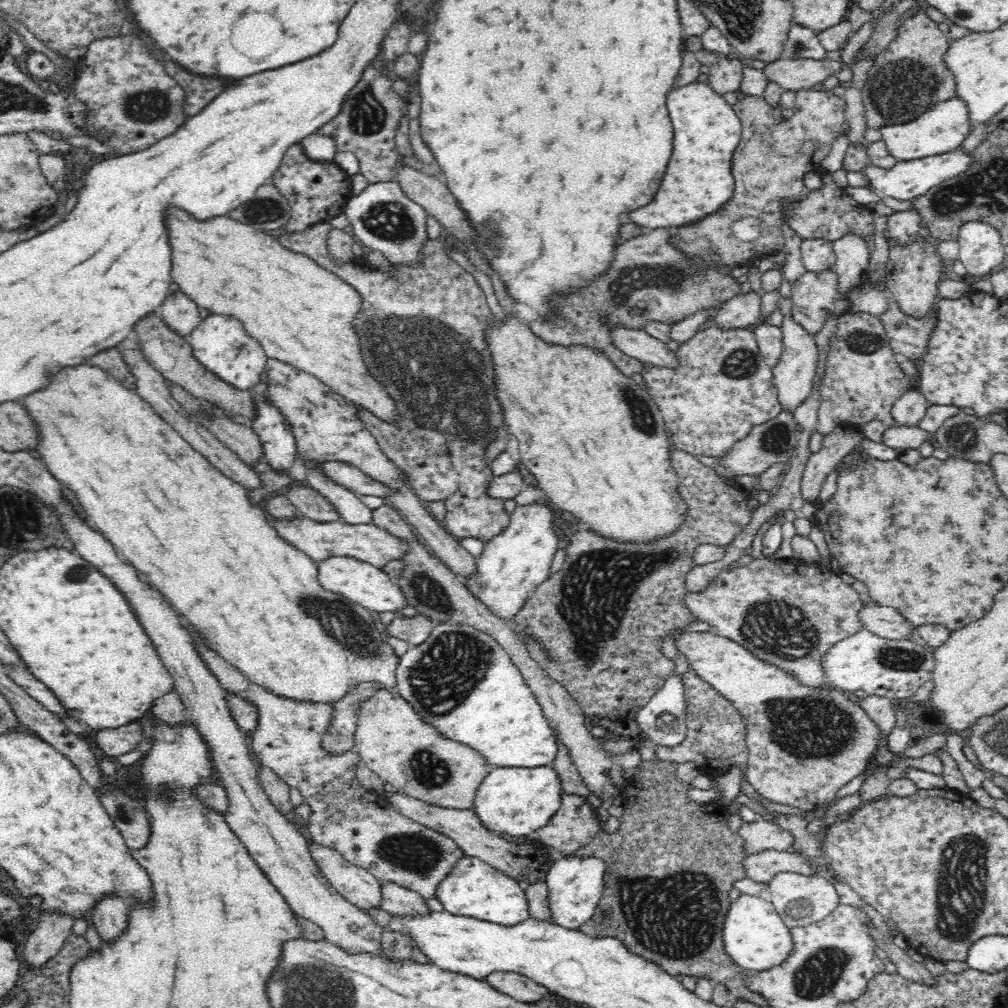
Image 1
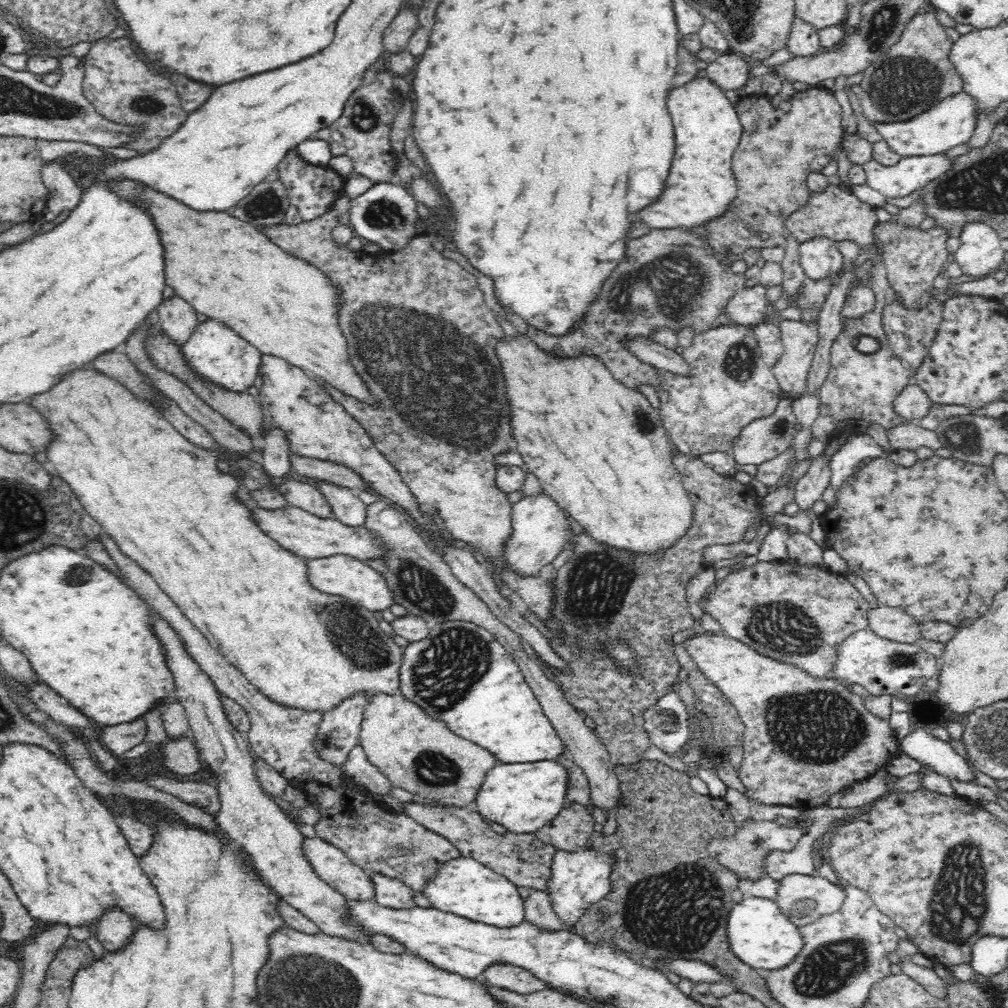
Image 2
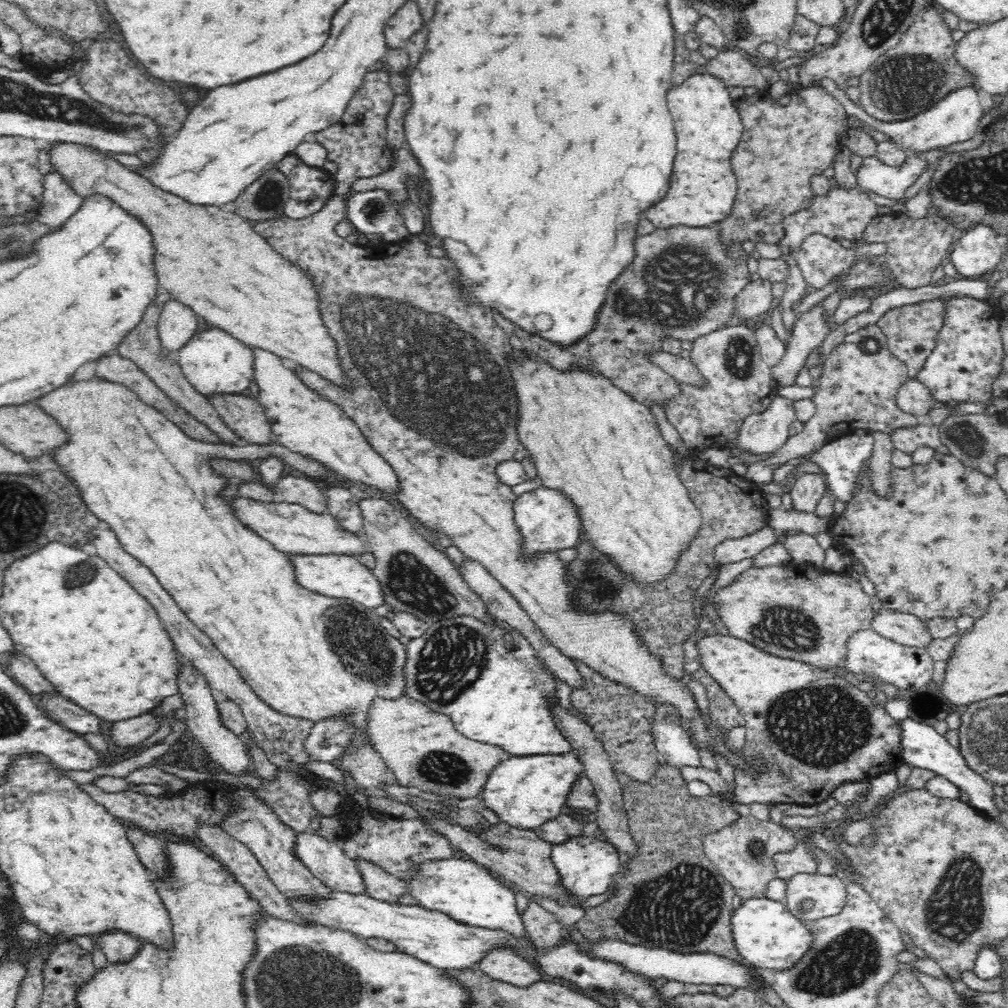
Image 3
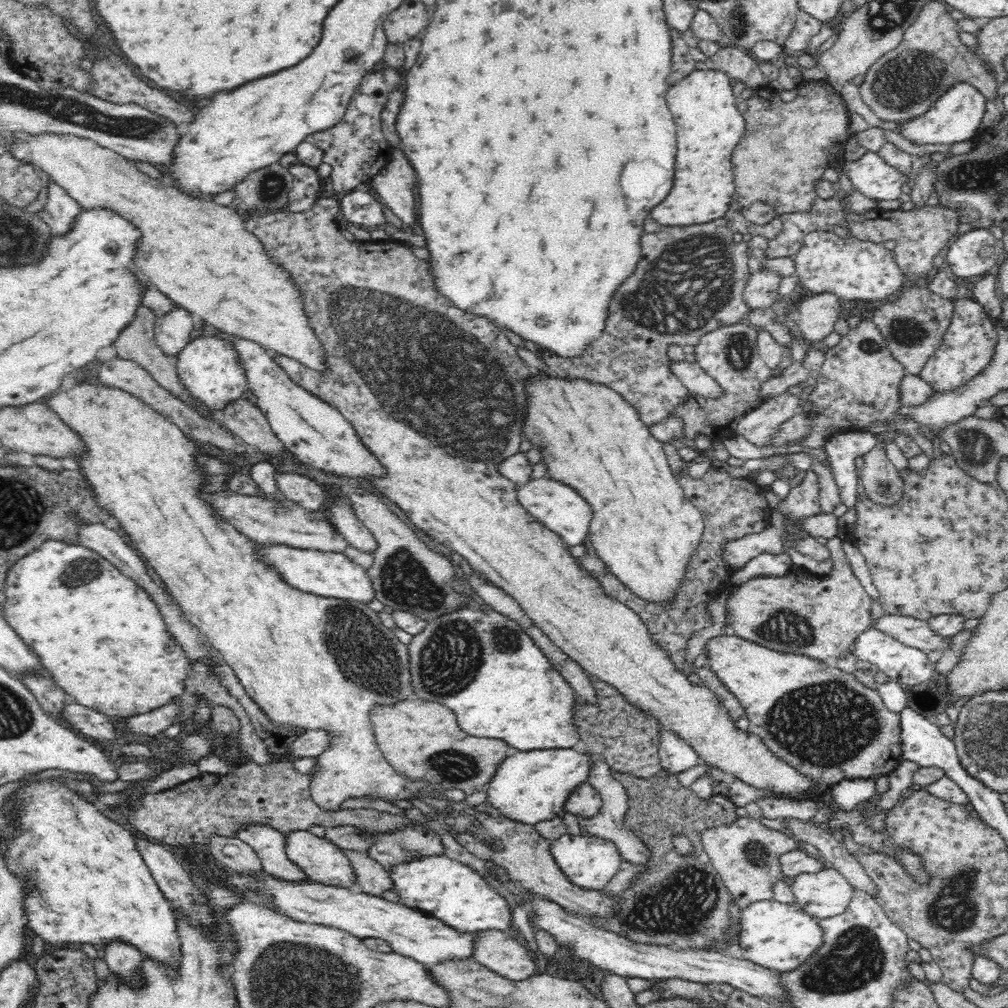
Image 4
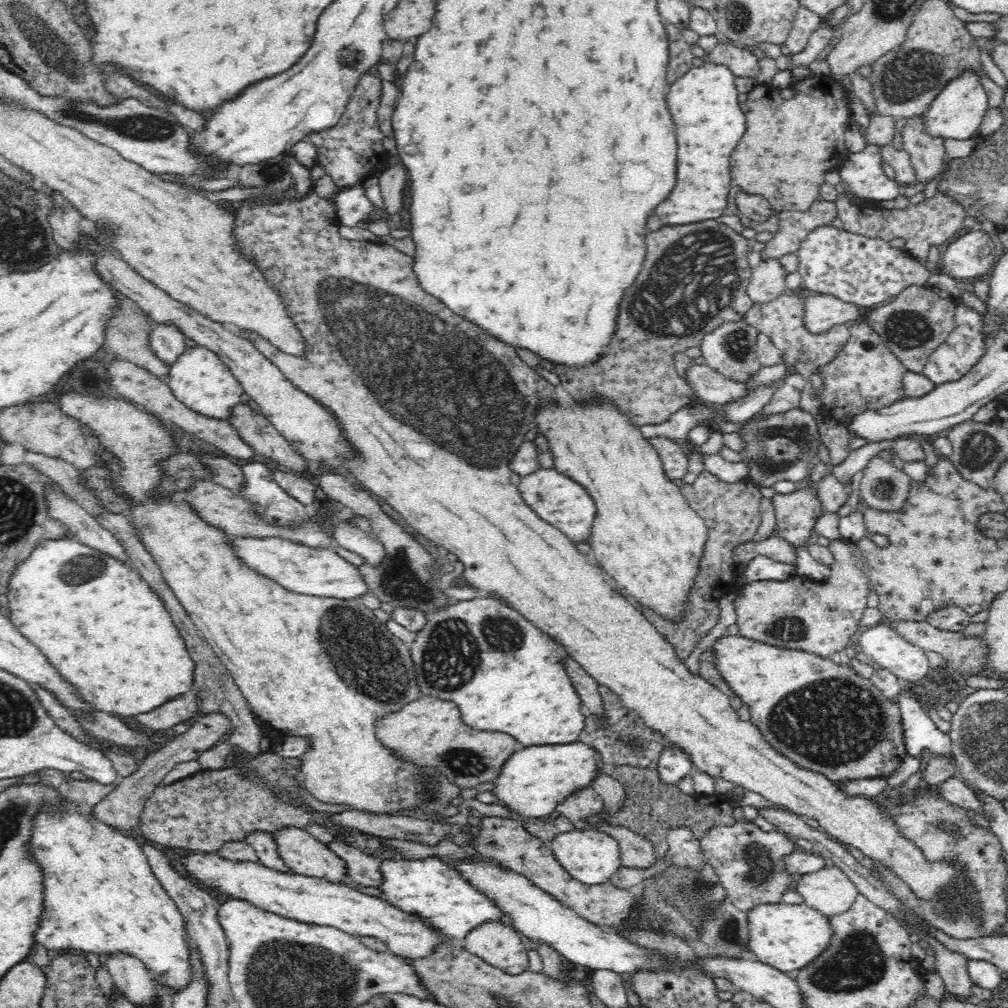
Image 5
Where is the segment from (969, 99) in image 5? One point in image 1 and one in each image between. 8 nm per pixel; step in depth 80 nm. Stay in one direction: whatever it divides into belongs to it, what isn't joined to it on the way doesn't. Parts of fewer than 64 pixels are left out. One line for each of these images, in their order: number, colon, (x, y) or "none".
1: (942, 129)
2: (951, 121)
3: (955, 118)
4: (956, 116)

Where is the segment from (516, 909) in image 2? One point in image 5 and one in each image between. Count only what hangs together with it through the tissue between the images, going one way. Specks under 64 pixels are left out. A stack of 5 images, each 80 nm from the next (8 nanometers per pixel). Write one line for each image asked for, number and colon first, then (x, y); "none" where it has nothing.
3: (464, 891)
4: (453, 893)
5: (427, 889)

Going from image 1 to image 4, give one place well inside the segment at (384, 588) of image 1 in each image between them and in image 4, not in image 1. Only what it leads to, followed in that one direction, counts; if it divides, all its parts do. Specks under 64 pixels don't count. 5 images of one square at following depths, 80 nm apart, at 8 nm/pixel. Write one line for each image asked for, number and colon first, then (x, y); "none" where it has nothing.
2: (338, 575)
3: (335, 576)
4: (331, 575)

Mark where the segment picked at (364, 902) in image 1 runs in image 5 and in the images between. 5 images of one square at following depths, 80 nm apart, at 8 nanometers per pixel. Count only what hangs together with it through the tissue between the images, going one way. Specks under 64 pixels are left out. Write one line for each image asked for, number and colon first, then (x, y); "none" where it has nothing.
2: (329, 862)
3: (327, 861)
4: (319, 859)
5: (303, 854)

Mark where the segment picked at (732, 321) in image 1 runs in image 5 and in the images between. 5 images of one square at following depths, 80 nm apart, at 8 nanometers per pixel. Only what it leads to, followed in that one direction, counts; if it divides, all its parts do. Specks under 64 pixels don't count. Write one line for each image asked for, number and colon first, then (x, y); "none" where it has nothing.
2: (749, 304)
3: (756, 300)
4: (763, 288)
5: (768, 280)

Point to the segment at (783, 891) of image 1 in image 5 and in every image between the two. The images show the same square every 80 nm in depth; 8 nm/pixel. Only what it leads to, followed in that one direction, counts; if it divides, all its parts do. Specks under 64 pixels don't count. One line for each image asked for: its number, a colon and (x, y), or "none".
2: (803, 898)
3: (811, 896)
4: (827, 893)
5: (830, 890)

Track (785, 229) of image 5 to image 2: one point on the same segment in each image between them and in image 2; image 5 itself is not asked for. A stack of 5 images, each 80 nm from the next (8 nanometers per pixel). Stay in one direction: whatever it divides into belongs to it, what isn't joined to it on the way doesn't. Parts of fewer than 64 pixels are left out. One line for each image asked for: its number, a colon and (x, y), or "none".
2: (836, 213)
3: (844, 213)
4: (826, 214)

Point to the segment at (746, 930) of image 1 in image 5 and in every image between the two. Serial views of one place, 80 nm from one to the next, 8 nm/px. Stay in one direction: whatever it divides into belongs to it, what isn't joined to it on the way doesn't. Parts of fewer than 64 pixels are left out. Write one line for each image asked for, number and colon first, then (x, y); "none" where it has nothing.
2: (760, 933)
3: (767, 934)
4: (782, 937)
5: (789, 937)

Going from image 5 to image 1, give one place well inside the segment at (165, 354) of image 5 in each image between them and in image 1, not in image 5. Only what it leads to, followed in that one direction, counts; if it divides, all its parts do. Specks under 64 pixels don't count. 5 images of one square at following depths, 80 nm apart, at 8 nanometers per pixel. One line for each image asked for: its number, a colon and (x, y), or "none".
1: (179, 313)
2: (178, 319)
3: (177, 323)
4: (173, 332)

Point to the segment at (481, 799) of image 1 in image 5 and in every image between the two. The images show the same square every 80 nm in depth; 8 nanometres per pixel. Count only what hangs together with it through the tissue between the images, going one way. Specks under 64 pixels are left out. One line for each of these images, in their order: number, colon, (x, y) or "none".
2: (521, 796)
3: (525, 791)
4: (531, 786)
5: (534, 780)

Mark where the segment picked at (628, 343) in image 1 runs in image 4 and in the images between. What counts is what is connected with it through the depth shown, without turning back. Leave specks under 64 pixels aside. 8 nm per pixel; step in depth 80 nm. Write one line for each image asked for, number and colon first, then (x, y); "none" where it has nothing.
2: (650, 352)
3: (684, 371)
4: (699, 382)

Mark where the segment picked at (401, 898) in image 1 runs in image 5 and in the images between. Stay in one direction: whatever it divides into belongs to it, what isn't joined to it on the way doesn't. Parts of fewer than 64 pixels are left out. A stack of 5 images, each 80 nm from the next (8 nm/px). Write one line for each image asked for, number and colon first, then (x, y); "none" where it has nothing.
2: (390, 892)
3: (379, 883)
4: (369, 873)
5: (363, 868)

